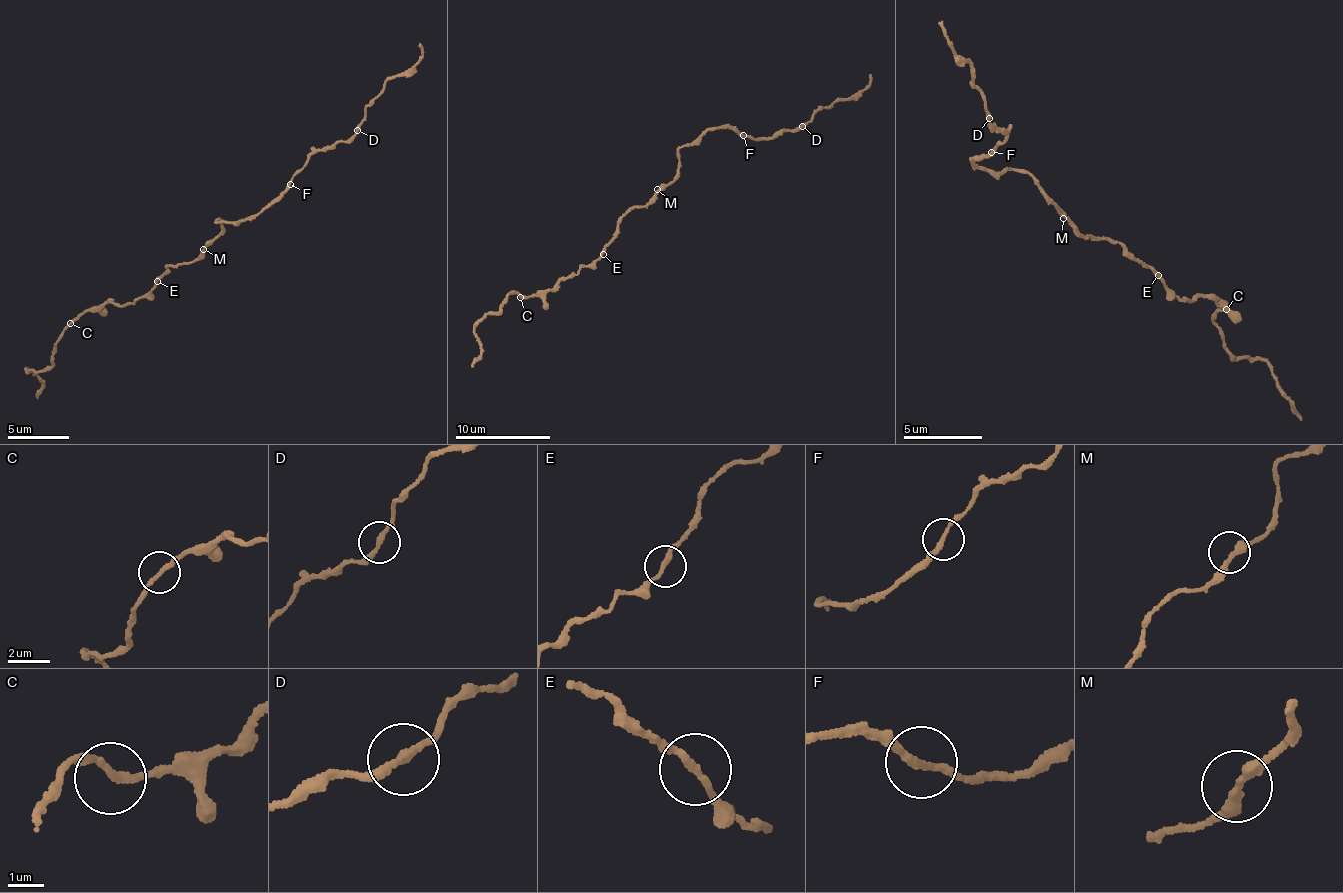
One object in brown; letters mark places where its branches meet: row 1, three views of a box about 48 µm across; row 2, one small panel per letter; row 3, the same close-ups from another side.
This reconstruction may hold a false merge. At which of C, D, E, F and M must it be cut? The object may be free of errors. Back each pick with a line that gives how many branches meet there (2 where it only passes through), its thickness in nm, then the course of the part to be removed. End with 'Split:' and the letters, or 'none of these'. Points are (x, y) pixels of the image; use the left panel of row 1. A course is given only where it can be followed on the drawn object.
Split: none of these

